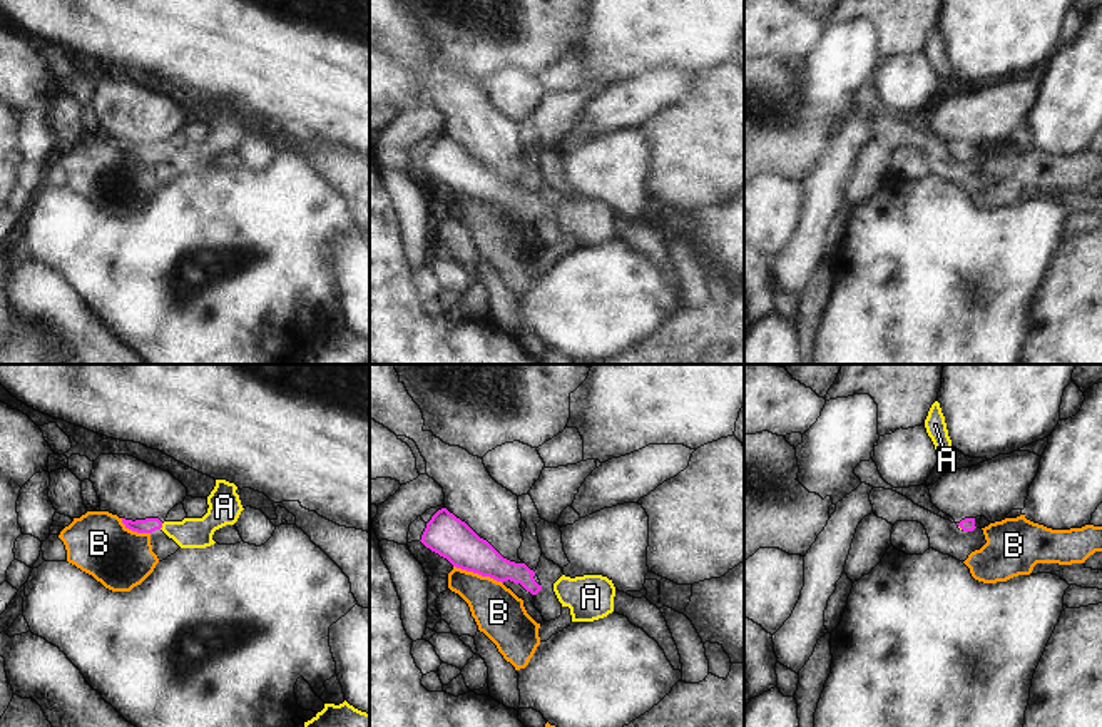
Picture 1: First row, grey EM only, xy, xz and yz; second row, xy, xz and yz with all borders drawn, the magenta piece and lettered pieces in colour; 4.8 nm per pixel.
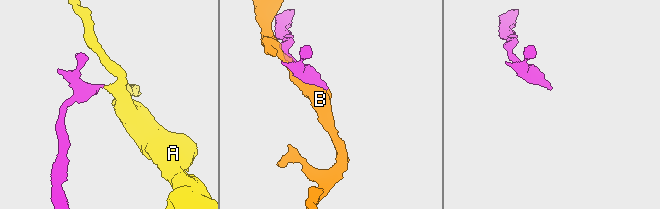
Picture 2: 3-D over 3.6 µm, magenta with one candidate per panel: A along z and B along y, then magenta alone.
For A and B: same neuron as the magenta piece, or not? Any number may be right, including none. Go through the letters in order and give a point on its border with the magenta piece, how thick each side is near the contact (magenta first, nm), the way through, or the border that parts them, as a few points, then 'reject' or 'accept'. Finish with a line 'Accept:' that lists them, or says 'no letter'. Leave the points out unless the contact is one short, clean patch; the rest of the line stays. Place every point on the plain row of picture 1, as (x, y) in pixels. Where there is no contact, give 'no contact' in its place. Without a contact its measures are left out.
A: xy (161, 152) | 70/140 nm | across xy (147, 151), (161, 152), (191, 157) | accept
B: xz (479, 199) | 200/240 nm | reject
Accept: A

